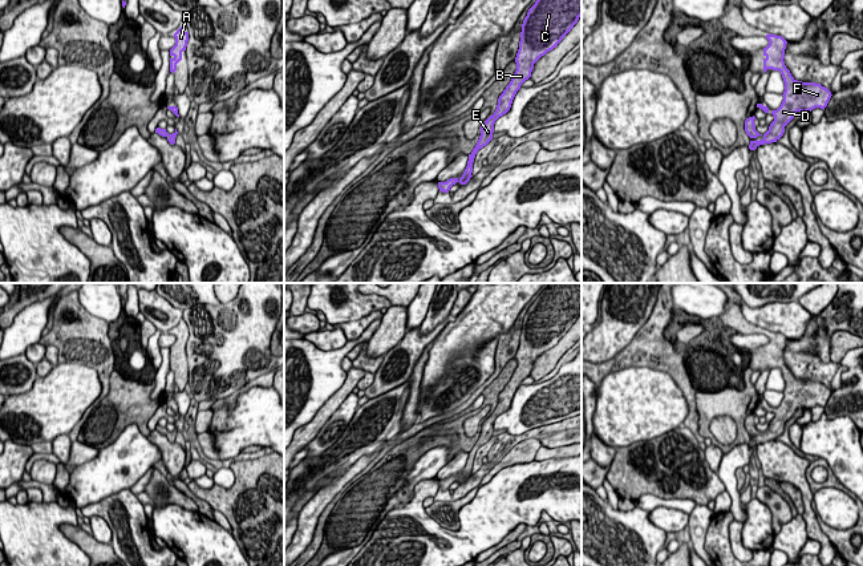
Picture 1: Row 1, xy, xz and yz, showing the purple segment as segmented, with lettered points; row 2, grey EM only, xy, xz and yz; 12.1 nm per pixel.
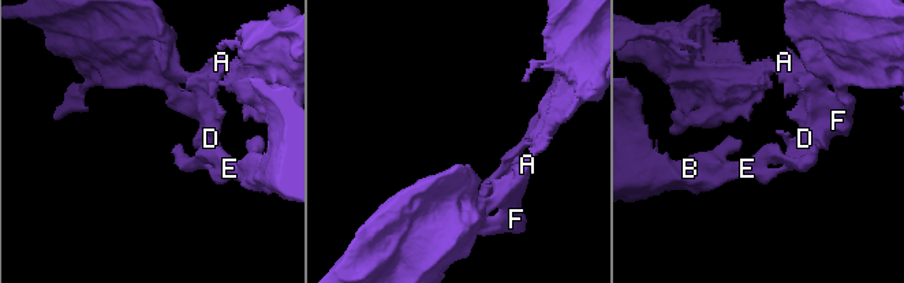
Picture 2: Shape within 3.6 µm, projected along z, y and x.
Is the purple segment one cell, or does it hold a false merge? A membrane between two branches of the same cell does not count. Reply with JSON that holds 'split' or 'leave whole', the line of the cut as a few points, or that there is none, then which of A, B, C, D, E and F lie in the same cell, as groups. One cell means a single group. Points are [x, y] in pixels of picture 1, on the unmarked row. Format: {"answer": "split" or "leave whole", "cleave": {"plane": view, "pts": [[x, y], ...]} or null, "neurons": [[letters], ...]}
{"answer": "leave whole", "cleave": null, "neurons": [["A", "B", "C", "D", "E", "F"]]}

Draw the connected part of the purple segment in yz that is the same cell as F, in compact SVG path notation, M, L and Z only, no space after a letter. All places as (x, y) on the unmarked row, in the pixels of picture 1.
M766 332L769 343L763 345L763 371L767 367L779 368L785 380L783 399L777 408L773 408L774 419L762 433L755 428L755 415L745 419L745 429L751 436L749 446L755 448L759 442L777 440L785 430L785 424L794 416L797 409L802 413L815 405L824 408L831 389L815 380L797 379L785 363L785 347L787 339L782 333Z

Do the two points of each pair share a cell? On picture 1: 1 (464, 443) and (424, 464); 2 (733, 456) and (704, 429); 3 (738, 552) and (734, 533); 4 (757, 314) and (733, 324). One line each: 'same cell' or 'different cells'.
1: different cells
2: different cells
3: same cell
4: different cells

